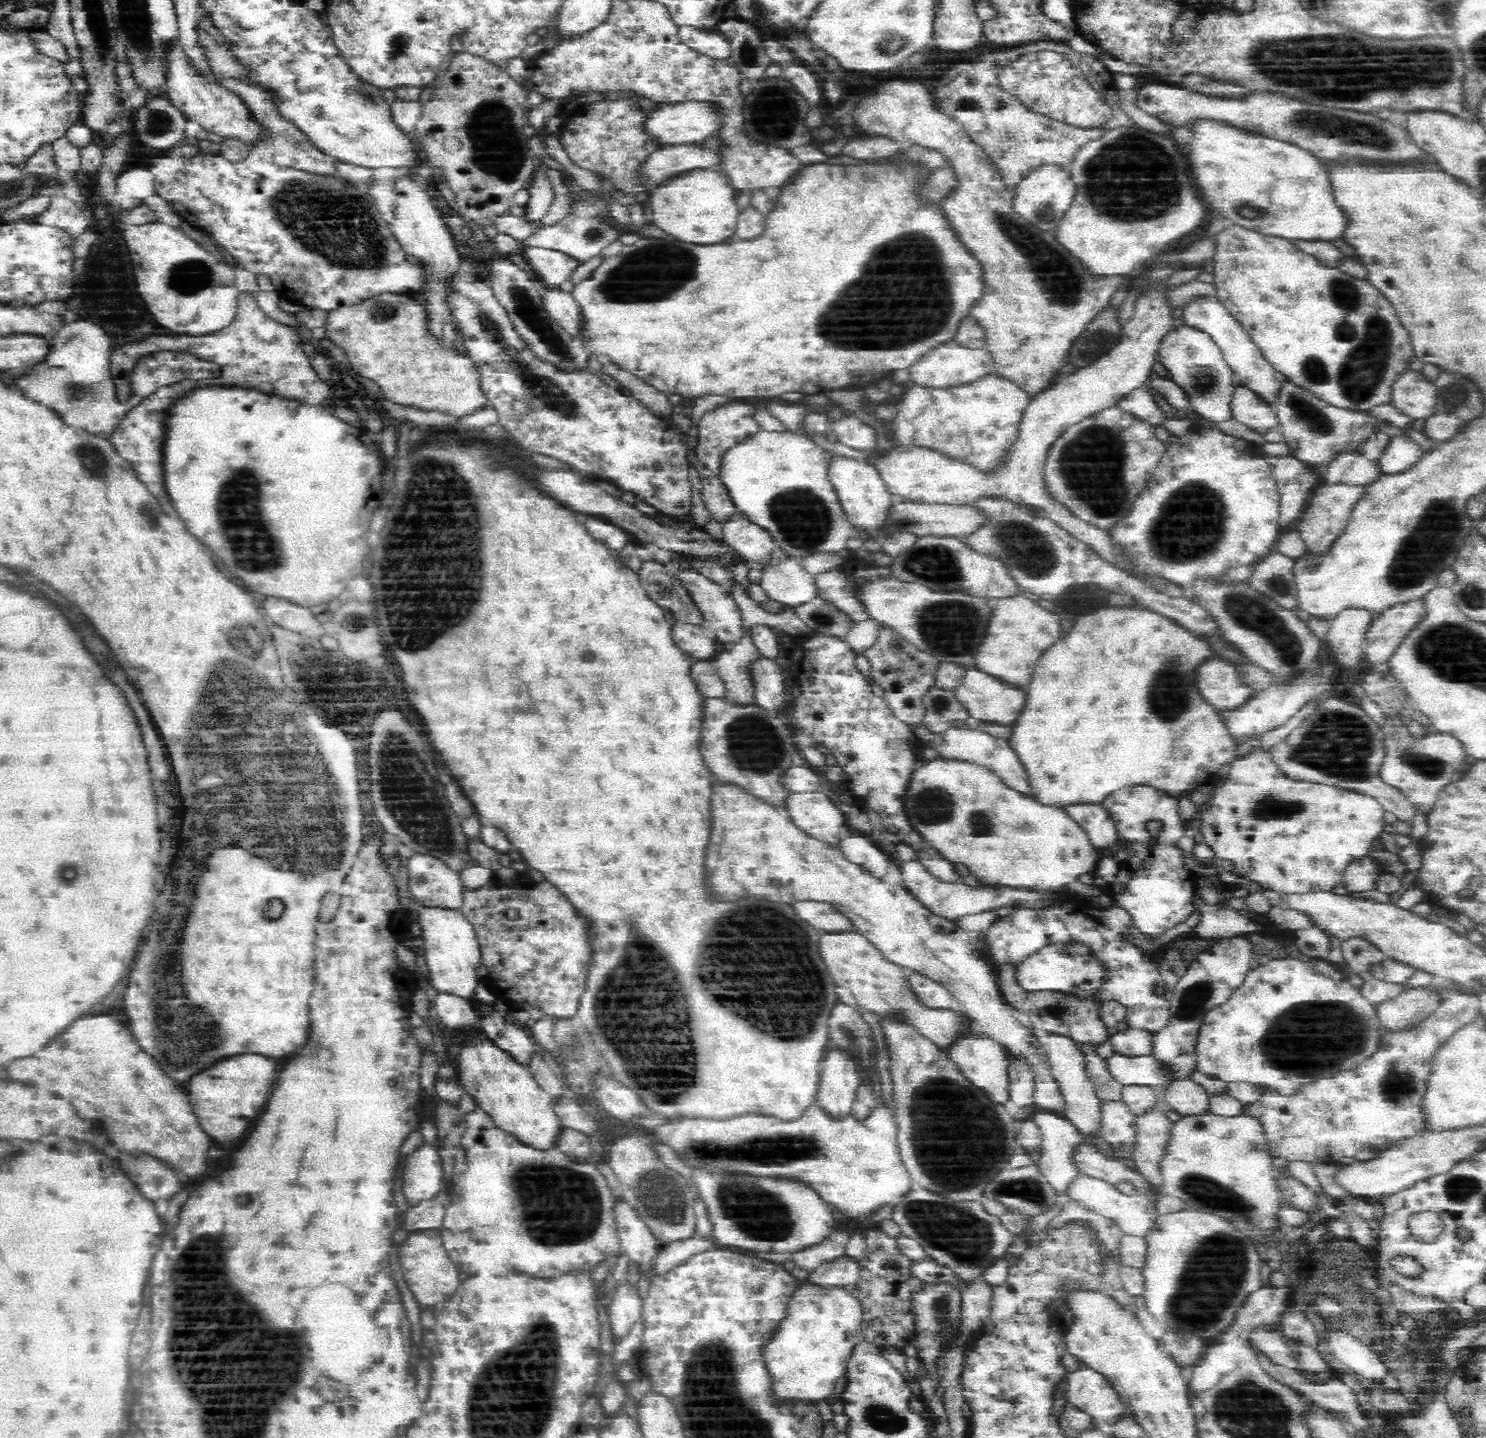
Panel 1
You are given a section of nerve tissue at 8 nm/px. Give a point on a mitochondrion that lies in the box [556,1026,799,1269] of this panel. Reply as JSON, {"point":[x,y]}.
{"point":[744,1204]}

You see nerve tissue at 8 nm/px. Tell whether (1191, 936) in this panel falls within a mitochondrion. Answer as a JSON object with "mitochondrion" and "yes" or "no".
{"mitochondrion":"no"}

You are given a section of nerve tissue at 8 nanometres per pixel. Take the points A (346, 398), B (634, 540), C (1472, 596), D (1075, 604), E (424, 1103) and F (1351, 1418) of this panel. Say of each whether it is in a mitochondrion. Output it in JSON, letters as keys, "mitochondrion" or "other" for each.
{"A":"other","B":"other","C":"mitochondrion","D":"other","E":"other","F":"other"}

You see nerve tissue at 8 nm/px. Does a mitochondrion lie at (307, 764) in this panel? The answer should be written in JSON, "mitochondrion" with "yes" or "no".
{"mitochondrion":"yes"}

